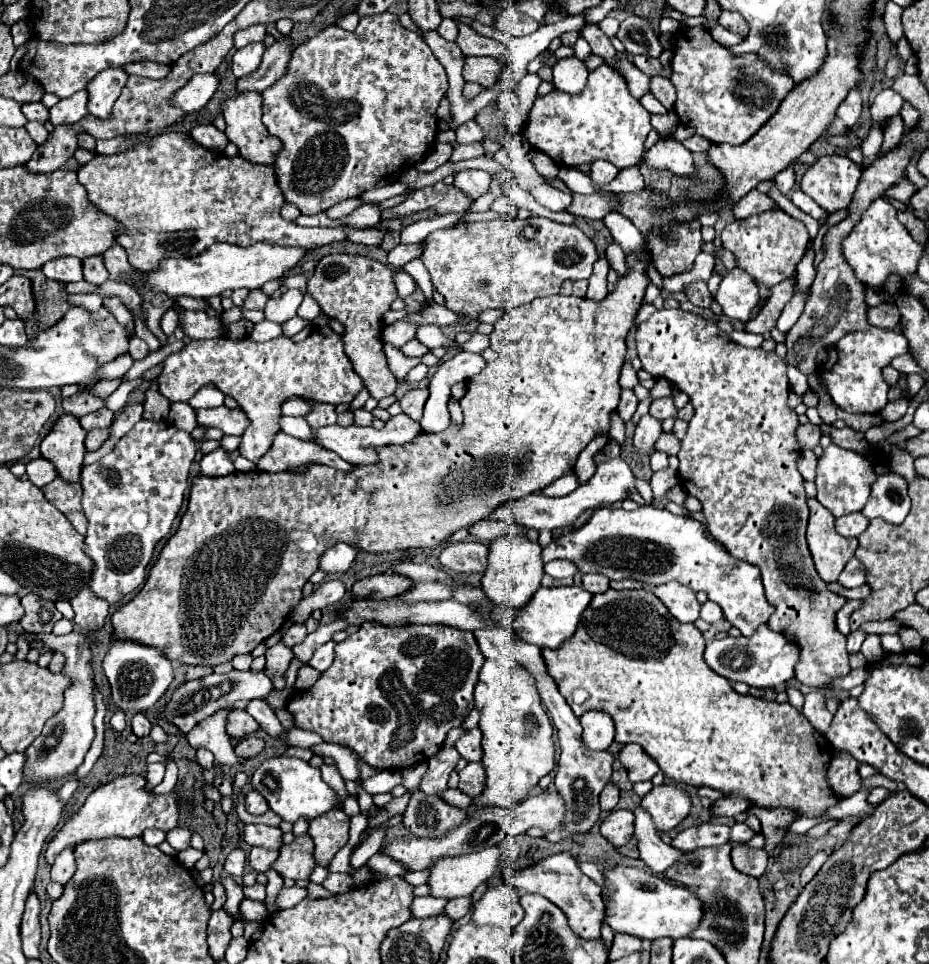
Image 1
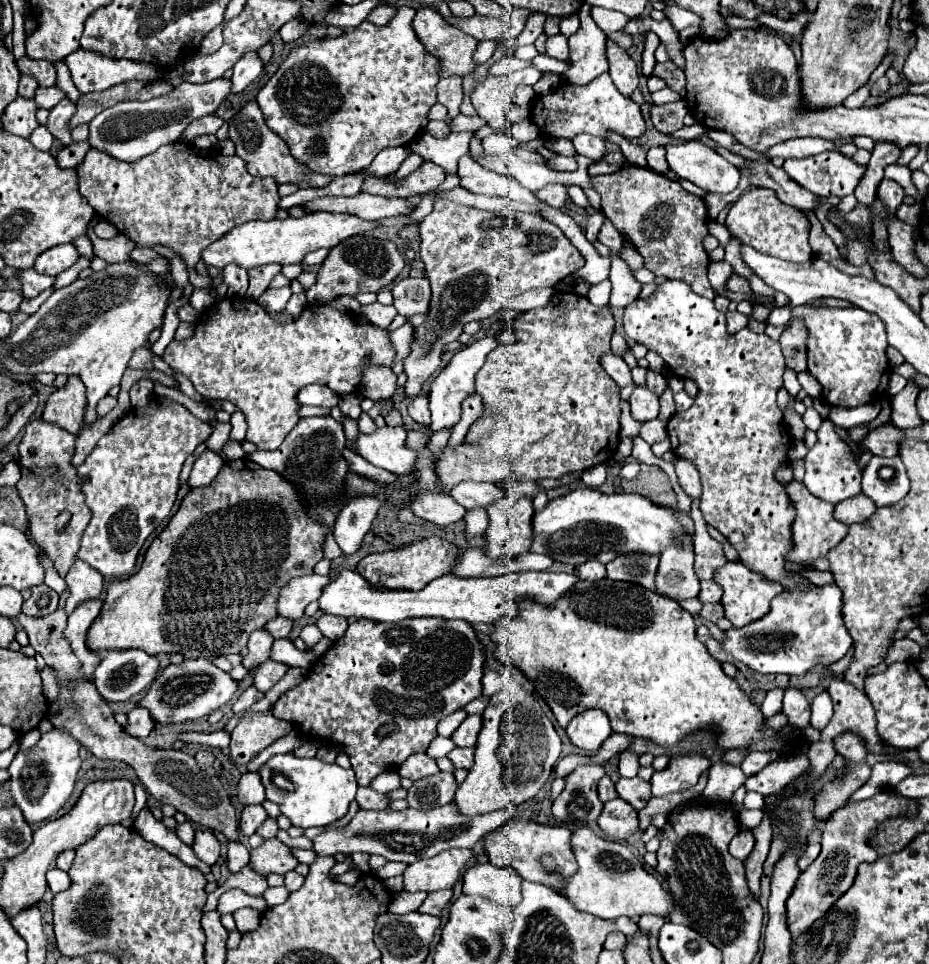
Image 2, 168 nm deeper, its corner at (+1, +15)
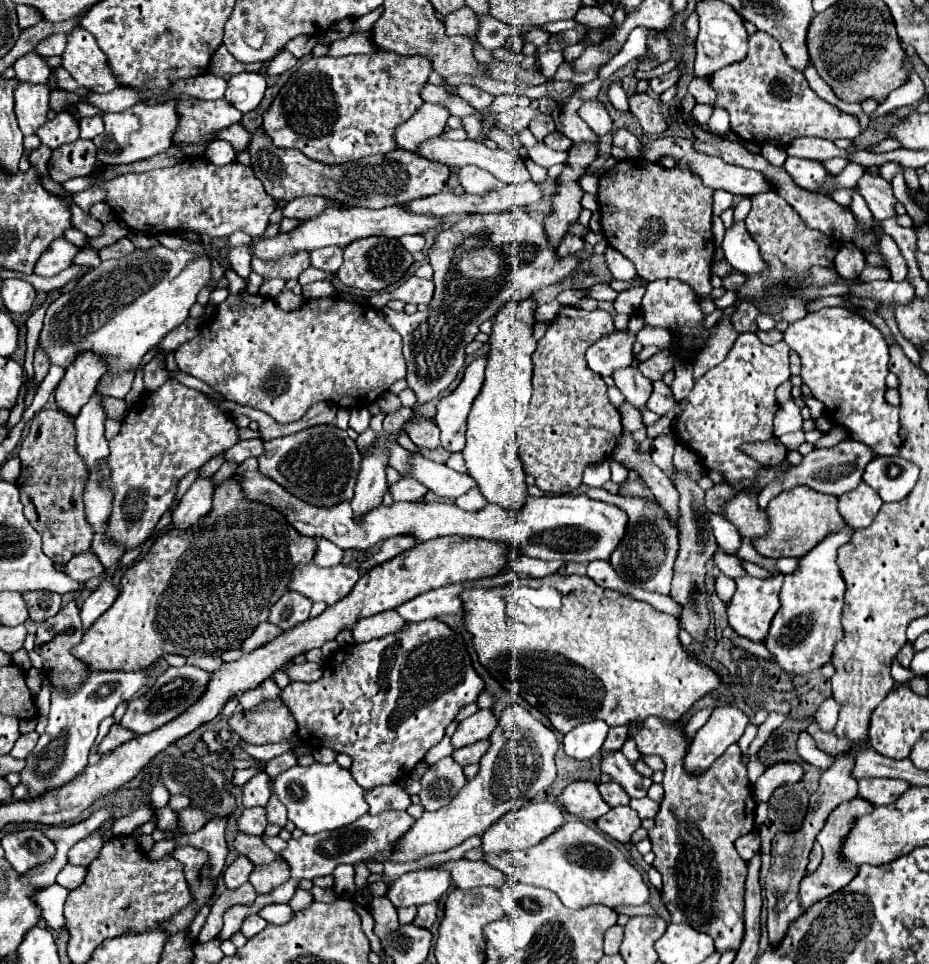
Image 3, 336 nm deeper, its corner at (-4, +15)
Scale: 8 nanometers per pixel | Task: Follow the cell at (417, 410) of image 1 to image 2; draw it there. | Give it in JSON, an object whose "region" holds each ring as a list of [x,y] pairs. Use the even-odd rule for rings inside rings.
{"region":[[[418,395],[410,401],[408,405],[408,413],[410,417],[420,423],[420,425],[430,425],[430,409],[428,409],[428,397],[426,395]]]}

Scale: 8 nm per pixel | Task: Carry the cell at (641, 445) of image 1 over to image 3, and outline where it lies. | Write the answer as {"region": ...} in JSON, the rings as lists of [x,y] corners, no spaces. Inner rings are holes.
{"region":[[[631,367],[619,369],[617,373],[613,373],[613,379],[617,387],[621,389],[621,393],[625,395],[627,403],[631,403],[637,411],[643,411],[647,407],[653,387],[651,387],[651,381],[641,375],[641,371],[631,369]]]}

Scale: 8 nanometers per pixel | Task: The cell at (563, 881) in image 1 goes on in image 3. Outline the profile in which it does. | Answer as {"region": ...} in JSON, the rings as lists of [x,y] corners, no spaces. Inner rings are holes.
{"region":[[[549,801],[529,803],[527,807],[505,813],[505,817],[501,817],[497,823],[491,825],[491,829],[483,833],[483,851],[499,855],[505,851],[523,851],[523,849],[535,847],[541,841],[545,841],[551,833],[555,833],[563,823],[565,823],[563,811],[555,803],[549,803]]]}

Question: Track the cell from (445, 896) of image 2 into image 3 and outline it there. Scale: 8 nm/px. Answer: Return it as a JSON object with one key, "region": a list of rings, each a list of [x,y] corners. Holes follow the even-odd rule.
{"region":[[[427,903],[427,905],[421,905],[417,909],[417,917],[415,917],[415,925],[419,927],[431,927],[435,923],[435,913],[437,913],[437,903]]]}

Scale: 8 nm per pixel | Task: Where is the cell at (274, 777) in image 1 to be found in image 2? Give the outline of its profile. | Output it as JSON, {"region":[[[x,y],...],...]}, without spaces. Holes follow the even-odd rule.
{"region":[[[292,753],[286,755],[274,755],[262,769],[262,783],[266,789],[266,799],[274,801],[282,815],[286,815],[290,819],[290,823],[294,827],[326,827],[336,823],[338,819],[342,819],[348,813],[350,803],[356,797],[356,777],[352,769],[342,769],[336,763],[324,763],[320,759],[300,759],[294,757]],[[276,775],[282,775],[288,785],[286,787],[278,787],[276,785]]]}

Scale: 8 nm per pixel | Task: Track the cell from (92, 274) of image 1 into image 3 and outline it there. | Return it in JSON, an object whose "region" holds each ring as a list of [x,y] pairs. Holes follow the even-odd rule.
{"region":[[[75,227],[65,231],[65,239],[67,239],[67,241],[71,241],[73,245],[77,245],[79,249],[81,249],[81,247],[85,247],[85,243],[87,243],[87,235],[85,235],[85,233],[81,233],[81,231],[79,231],[79,229],[75,229]]]}

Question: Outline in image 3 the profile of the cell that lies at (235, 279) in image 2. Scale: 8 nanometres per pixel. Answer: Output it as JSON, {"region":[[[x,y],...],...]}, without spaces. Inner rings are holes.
{"region":[[[245,245],[229,249],[229,263],[231,263],[231,269],[233,269],[239,277],[243,277],[243,279],[247,279],[247,277],[251,275],[249,261],[251,261],[251,257],[249,257],[249,249],[245,249]]]}

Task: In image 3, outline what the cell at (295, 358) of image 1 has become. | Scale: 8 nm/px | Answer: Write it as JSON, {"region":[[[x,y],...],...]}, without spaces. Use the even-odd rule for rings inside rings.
{"region":[[[247,291],[229,295],[217,305],[217,313],[203,323],[199,335],[175,351],[175,361],[181,371],[205,381],[223,399],[265,411],[281,425],[299,421],[319,401],[329,401],[345,409],[369,407],[397,379],[405,377],[401,337],[395,329],[381,321],[369,303],[347,303],[339,297],[309,299],[301,309],[285,313],[273,299],[263,295],[251,295]]]}

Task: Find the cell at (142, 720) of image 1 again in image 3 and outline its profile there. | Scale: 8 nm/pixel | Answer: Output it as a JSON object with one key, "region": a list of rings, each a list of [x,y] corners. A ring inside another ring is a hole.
{"region":[[[113,723],[111,729],[109,729],[109,733],[105,735],[105,739],[103,739],[101,745],[99,745],[99,753],[109,753],[109,751],[113,751],[115,747],[119,747],[119,745],[131,741],[133,737],[137,737],[137,733],[133,733],[131,729],[123,727],[123,725],[119,725],[119,723]]]}

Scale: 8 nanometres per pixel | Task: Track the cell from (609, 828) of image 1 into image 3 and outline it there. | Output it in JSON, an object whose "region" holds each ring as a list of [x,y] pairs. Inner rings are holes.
{"region":[[[629,805],[613,807],[605,817],[597,819],[597,827],[619,843],[629,843],[631,835],[641,827],[641,819]]]}

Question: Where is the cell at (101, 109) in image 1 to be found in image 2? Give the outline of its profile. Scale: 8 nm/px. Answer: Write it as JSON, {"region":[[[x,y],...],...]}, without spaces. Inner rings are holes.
{"region":[[[76,49],[64,63],[70,69],[72,81],[80,93],[106,91],[124,81],[154,81],[160,77],[158,67],[128,59],[110,59],[88,49]]]}

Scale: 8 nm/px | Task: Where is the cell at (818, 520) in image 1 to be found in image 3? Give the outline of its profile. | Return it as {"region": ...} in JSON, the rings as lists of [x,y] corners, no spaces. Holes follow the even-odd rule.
{"region":[[[797,485],[789,491],[783,491],[767,505],[767,509],[773,521],[773,529],[769,529],[769,537],[765,537],[765,541],[757,541],[755,549],[761,555],[771,559],[803,557],[827,535],[839,533],[845,527],[845,521],[837,511],[837,497],[817,493],[815,489],[809,489],[807,485]]]}

